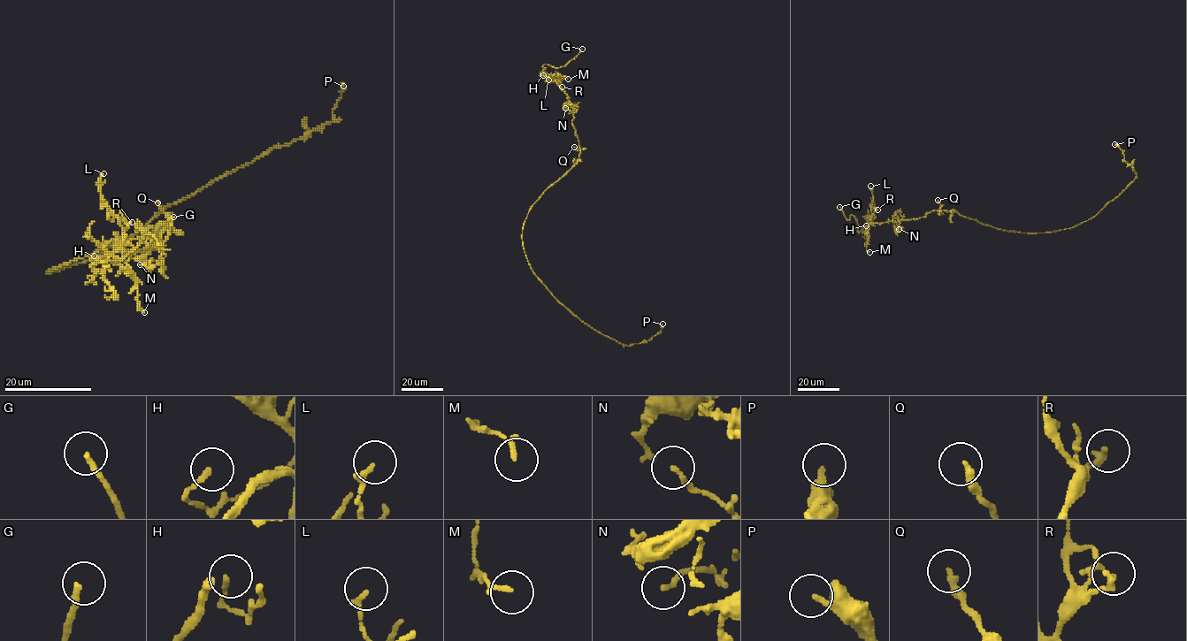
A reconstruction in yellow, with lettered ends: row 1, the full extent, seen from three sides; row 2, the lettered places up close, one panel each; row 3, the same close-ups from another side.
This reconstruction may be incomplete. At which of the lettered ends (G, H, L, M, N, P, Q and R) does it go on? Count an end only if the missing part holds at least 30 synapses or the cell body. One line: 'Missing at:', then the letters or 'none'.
Missing at: G

